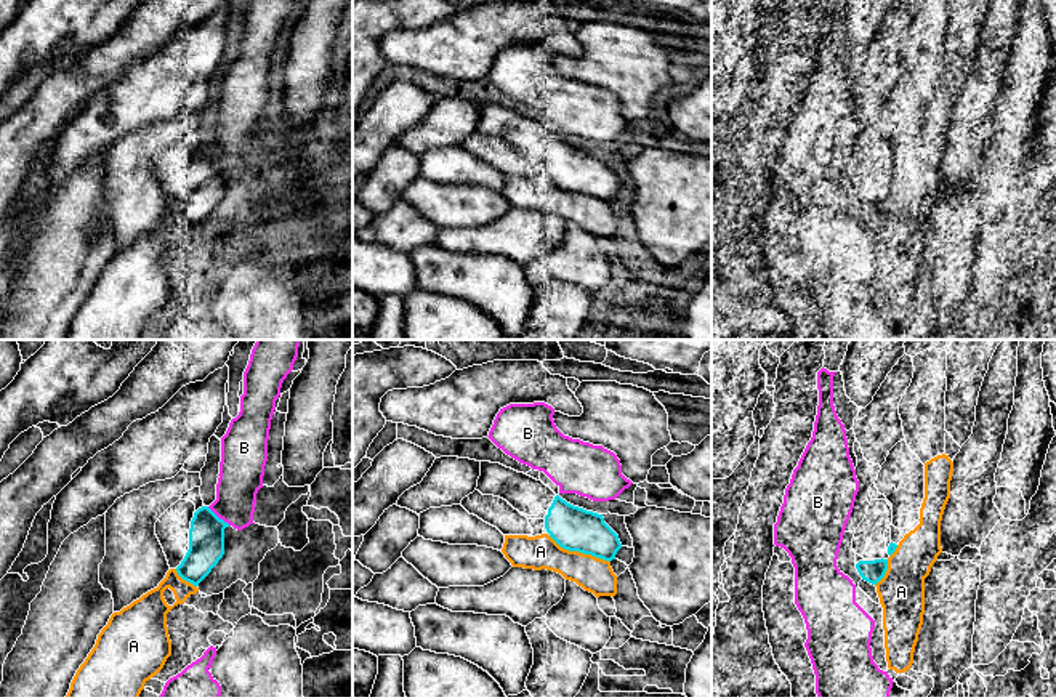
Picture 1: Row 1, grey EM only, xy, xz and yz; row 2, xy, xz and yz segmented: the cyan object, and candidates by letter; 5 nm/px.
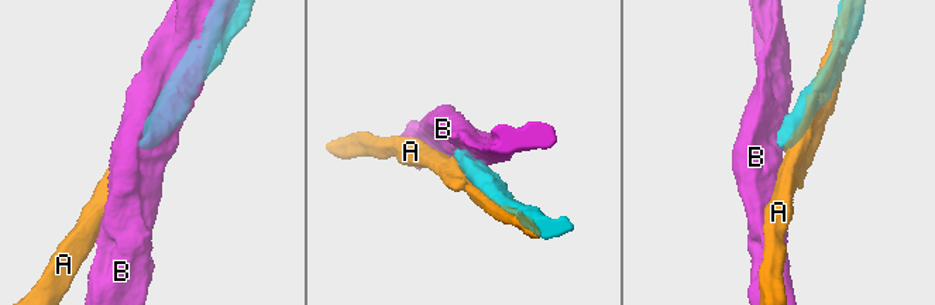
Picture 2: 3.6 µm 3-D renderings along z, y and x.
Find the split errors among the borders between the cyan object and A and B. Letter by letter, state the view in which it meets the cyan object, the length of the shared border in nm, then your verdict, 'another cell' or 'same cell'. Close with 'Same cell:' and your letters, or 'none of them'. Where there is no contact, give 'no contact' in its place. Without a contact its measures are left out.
A: xz | 340 nm | another cell
B: xy | 150 nm | another cell
Same cell: none of them

